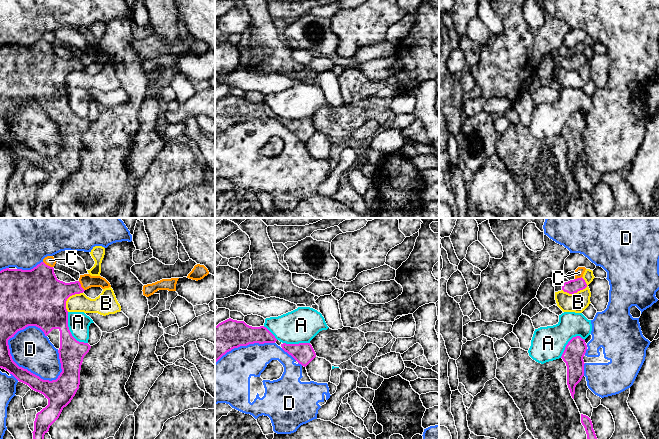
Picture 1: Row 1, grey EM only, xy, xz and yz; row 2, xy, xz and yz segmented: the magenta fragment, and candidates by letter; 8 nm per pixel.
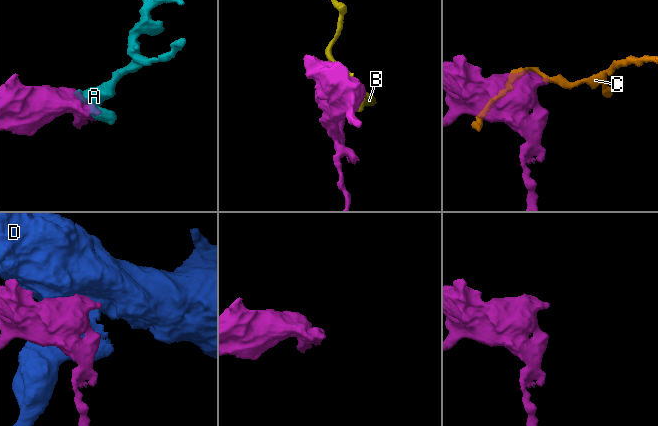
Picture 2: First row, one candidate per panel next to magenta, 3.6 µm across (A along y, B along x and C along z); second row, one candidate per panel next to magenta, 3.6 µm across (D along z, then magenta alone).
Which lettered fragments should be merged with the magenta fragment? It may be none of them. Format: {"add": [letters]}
{"add": []}

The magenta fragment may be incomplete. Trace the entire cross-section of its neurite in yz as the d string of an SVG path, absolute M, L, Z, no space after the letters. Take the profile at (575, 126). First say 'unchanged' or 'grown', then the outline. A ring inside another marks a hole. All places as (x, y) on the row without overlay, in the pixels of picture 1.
unchanged; M580 112L573 113L561 132L567 142L567 161L574 175L575 163L584 152L584 136L587 121Z

